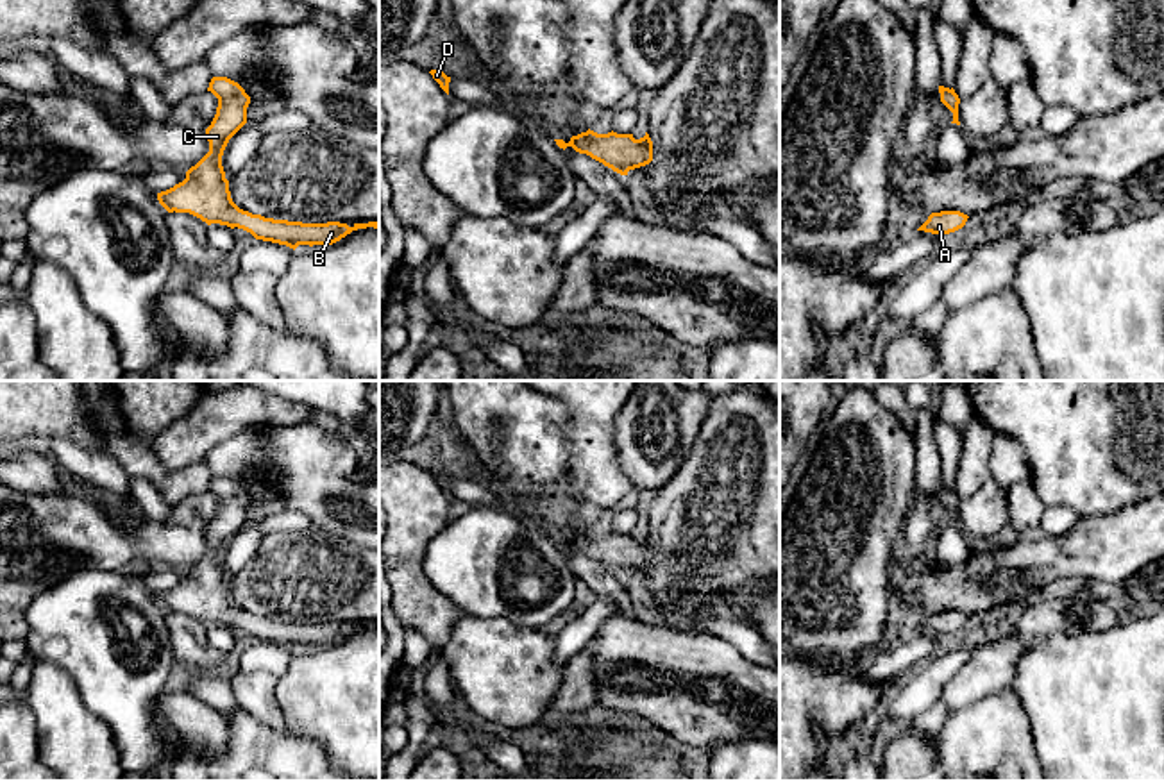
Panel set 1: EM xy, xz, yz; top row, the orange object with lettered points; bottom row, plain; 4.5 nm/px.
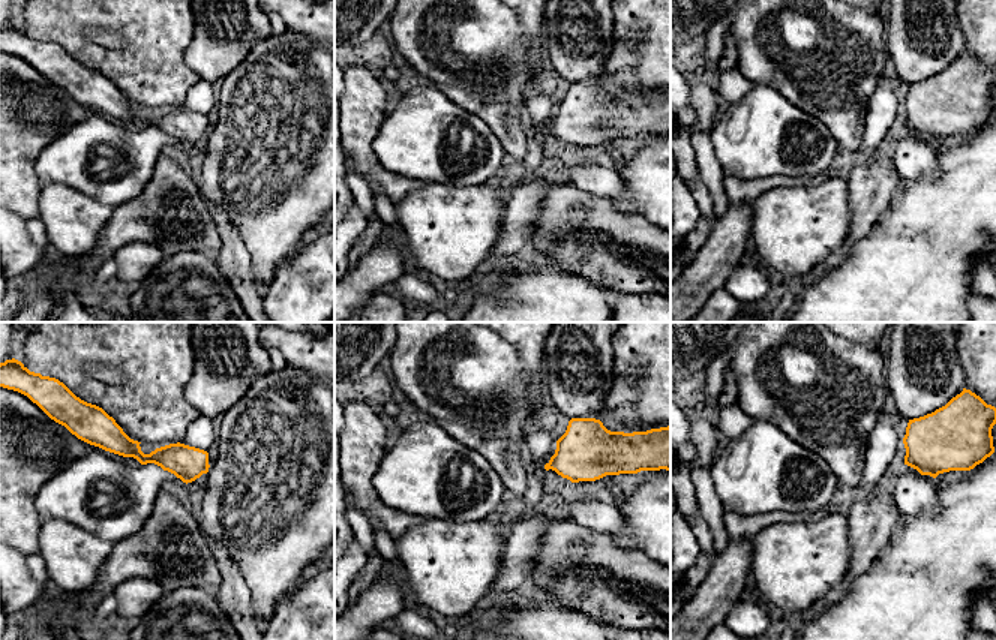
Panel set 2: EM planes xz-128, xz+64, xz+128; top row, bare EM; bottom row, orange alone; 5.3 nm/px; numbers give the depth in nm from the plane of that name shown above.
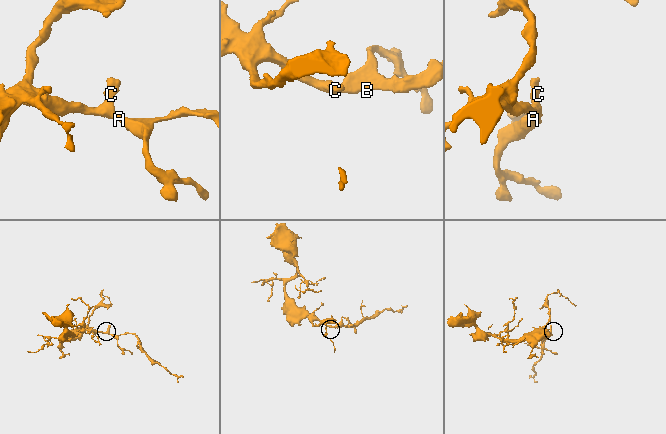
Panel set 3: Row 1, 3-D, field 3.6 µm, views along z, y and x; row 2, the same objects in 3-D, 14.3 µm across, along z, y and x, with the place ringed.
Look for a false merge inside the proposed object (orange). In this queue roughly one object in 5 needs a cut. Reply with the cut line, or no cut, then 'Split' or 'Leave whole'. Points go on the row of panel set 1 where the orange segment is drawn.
No split. Leave whole

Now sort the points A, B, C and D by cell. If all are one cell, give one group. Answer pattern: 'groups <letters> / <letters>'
groups A B C D

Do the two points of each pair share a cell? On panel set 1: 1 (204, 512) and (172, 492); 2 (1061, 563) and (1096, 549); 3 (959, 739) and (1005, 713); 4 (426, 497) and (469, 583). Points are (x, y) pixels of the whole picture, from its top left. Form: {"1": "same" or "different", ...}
{"1": "different", "2": "same", "3": "same", "4": "different"}

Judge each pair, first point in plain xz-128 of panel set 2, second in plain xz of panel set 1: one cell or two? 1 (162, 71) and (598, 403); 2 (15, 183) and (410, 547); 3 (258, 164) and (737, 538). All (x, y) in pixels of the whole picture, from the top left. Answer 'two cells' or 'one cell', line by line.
1: one cell
2: one cell
3: one cell

